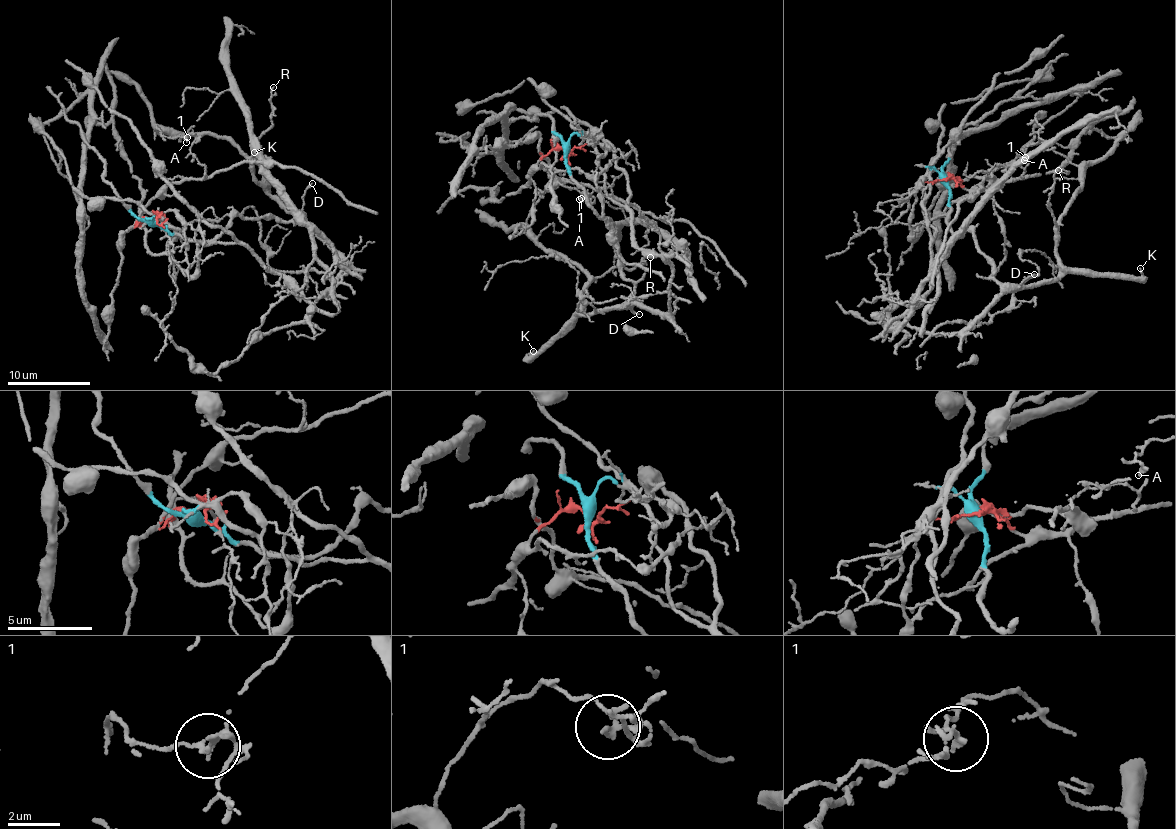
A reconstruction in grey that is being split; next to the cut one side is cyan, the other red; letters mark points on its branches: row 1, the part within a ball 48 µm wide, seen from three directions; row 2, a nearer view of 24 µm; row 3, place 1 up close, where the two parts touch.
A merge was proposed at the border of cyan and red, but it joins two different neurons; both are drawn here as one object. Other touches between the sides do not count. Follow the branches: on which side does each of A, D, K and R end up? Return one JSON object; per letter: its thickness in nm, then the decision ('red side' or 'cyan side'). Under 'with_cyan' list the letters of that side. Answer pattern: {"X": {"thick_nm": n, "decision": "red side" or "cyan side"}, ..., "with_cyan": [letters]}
{"A": {"thick_nm": 180, "decision": "cyan side"}, "D": {"thick_nm": 170, "decision": "cyan side"}, "K": {"thick_nm": 130, "decision": "cyan side"}, "R": {"thick_nm": 140, "decision": "cyan side"}, "with_cyan": ["A", "D", "K", "R"]}

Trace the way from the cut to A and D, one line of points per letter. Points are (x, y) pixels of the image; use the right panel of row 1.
A: (947, 178), (947, 219), (973, 233), (991, 277), (1057, 277), (1063, 213), (1084, 185), (1041, 141), (1024, 160)
D: (947, 178), (947, 219), (959, 236), (973, 233), (979, 251), (989, 255), (991, 278), (1019, 286), (1034, 274)

